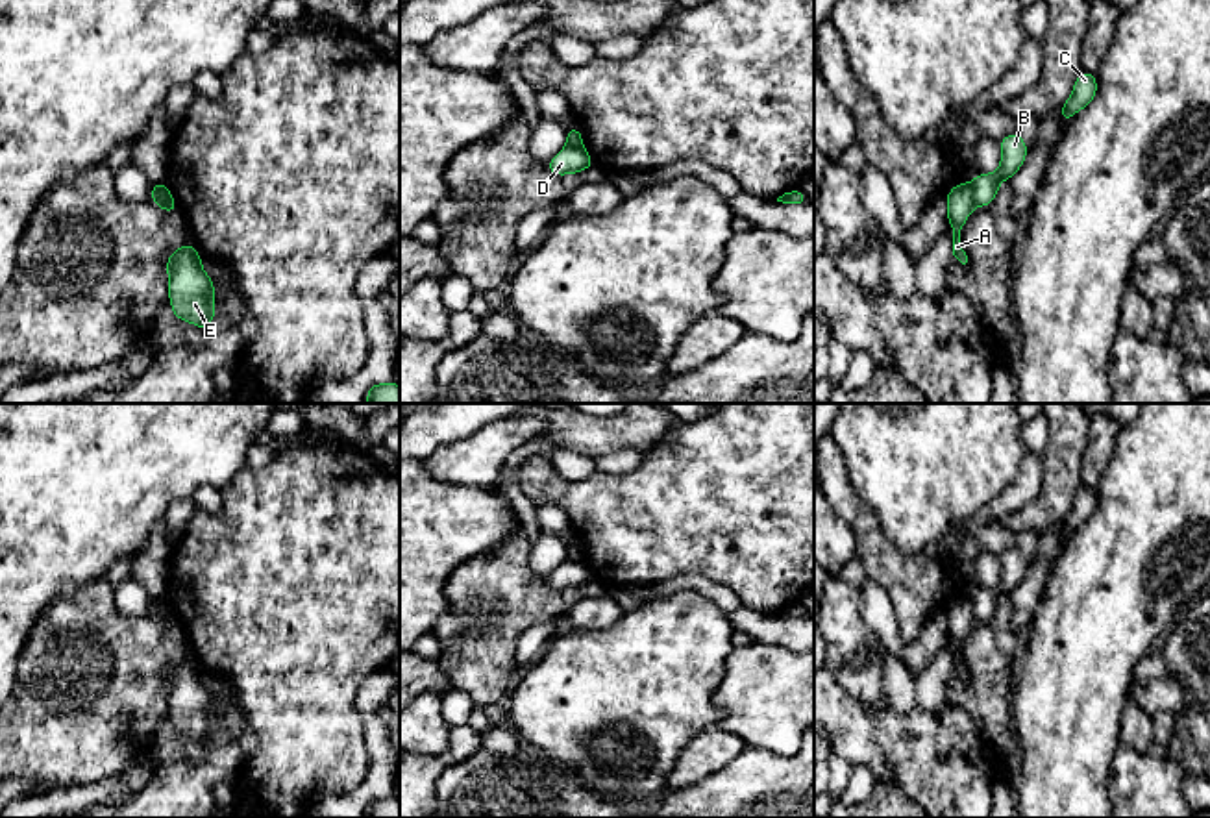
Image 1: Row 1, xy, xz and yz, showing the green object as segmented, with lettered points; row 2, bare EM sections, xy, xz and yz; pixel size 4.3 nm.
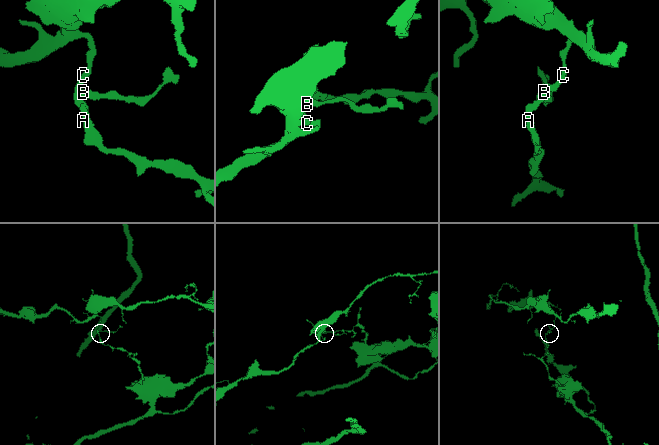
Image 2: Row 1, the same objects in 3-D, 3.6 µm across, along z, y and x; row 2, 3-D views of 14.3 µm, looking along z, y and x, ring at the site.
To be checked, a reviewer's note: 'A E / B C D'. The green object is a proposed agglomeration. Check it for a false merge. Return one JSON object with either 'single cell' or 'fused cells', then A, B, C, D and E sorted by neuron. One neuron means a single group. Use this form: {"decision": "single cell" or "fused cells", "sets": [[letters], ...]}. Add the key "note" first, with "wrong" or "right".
{"note": "right", "decision": "fused cells", "sets": [["A", "E"], ["B", "C", "D"]]}

